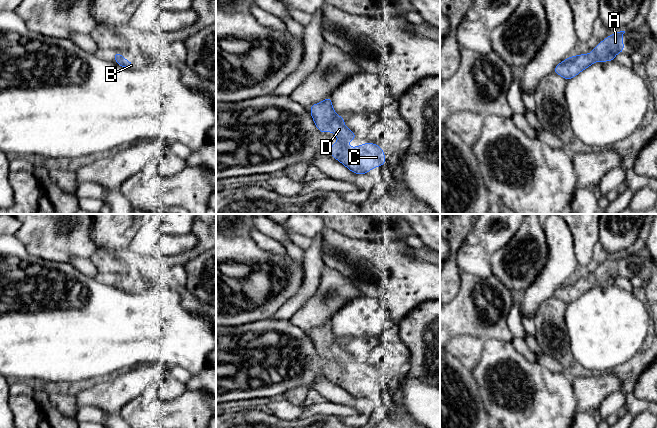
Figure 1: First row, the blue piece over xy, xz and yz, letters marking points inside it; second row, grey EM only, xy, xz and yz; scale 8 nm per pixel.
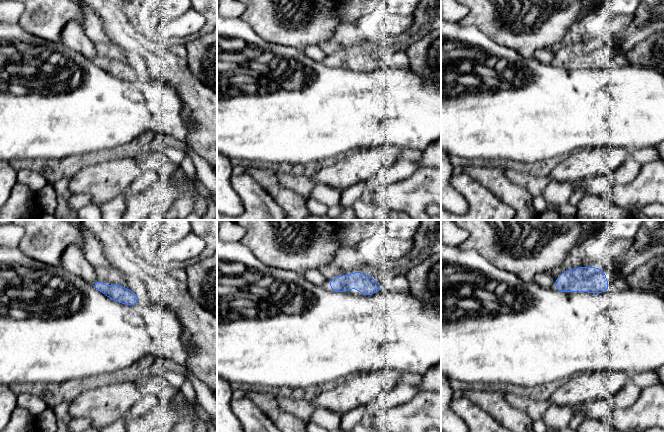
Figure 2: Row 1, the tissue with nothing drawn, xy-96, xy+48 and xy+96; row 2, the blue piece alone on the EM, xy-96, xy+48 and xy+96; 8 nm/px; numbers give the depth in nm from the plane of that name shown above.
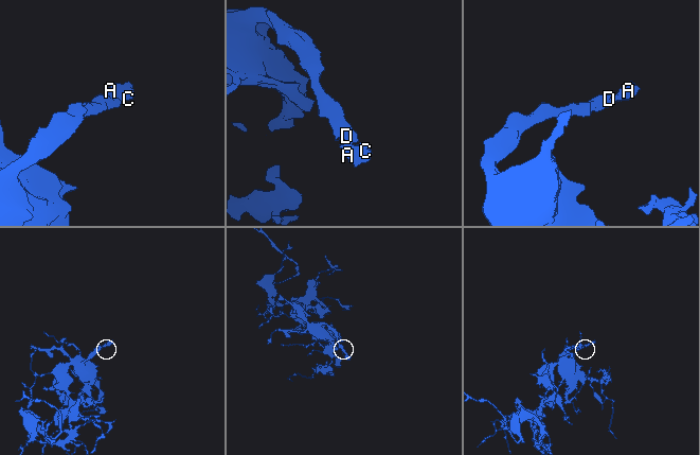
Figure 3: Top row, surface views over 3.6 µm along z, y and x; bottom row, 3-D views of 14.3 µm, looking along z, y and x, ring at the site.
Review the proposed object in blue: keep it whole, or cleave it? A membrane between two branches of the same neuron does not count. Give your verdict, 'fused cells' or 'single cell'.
single cell

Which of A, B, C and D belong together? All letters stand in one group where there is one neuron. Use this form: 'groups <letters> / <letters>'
groups A B C D

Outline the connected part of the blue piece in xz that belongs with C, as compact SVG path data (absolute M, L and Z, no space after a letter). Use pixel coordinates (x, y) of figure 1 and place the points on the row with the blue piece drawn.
M331 96L327 97L322 103L317 103L311 106L310 113L319 131L327 133L332 131L340 140L330 147L332 157L339 160L343 165L356 174L366 174L369 170L376 166L381 166L386 163L383 149L371 142L361 146L350 148L346 145L348 141L356 139L353 131L344 126L344 118L338 116L332 107Z

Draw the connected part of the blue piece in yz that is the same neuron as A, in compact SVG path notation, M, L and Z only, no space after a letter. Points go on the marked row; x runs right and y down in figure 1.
M625 31L615 32L612 36L606 37L589 55L571 56L558 64L553 72L569 80L592 65L594 61L610 62L614 60L617 53L624 52L624 44L622 42L624 33Z

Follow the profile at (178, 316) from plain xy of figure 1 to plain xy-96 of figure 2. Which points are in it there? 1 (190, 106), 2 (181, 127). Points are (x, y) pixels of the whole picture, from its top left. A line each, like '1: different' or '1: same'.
1: different
2: same

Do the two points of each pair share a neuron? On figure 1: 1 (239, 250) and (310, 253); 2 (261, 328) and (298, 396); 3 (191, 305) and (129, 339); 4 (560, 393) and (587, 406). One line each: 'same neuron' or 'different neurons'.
1: different neurons
2: different neurons
3: different neurons
4: different neurons

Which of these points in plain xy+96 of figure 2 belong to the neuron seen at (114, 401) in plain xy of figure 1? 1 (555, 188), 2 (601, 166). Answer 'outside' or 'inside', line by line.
1: outside
2: inside

